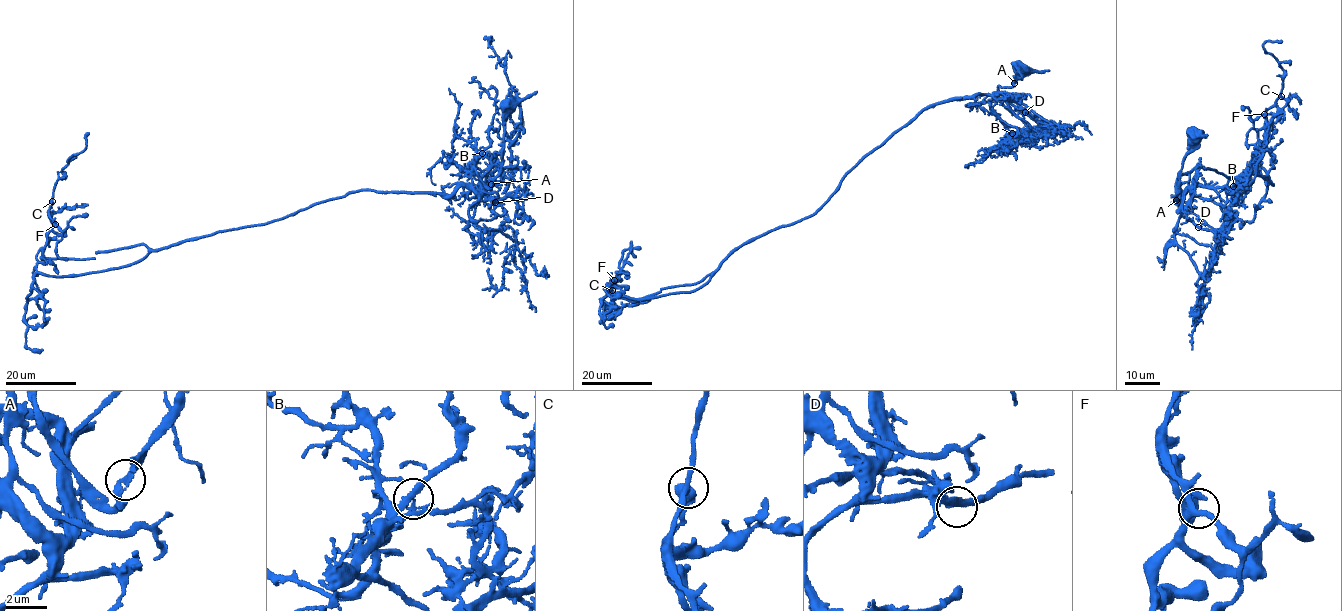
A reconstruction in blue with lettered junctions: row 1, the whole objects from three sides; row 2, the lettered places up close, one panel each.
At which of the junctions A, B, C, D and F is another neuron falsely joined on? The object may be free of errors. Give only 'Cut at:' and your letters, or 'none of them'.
Cut at: none of them

